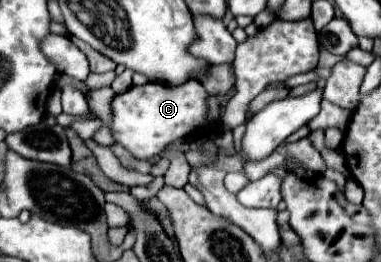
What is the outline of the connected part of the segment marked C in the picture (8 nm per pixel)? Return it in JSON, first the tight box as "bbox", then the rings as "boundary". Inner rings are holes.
{"bbox":[111,81,213,159],"boundary":[[[189,81],[183,83],[181,87],[163,87],[159,83],[145,83],[141,87],[129,87],[125,93],[115,95],[111,101],[111,133],[115,143],[123,145],[135,159],[151,159],[157,153],[161,153],[165,149],[165,145],[169,145],[171,141],[179,139],[179,137],[189,137],[189,135],[197,135],[197,133],[207,133],[213,127],[209,127],[209,123],[205,121],[205,113],[207,113],[207,91],[203,89],[203,85],[199,81]]]}

